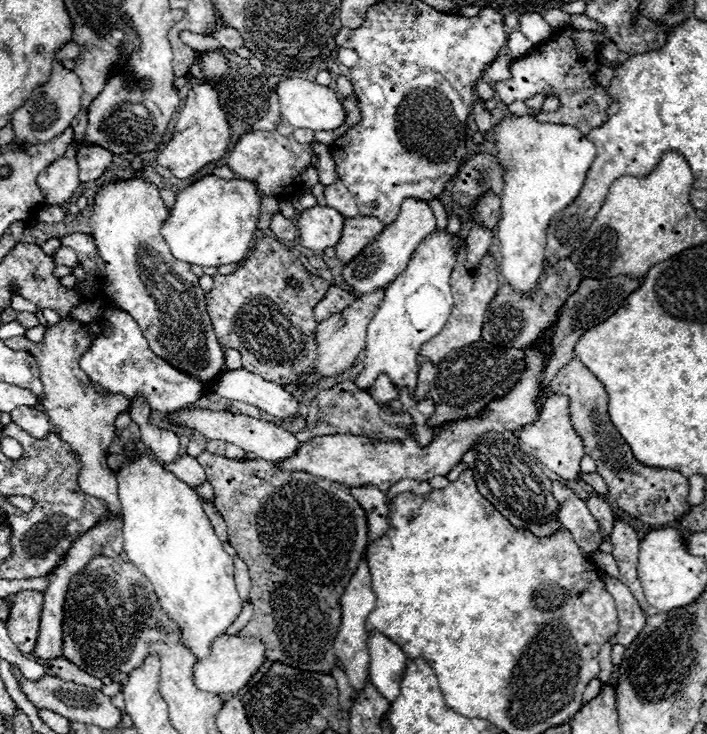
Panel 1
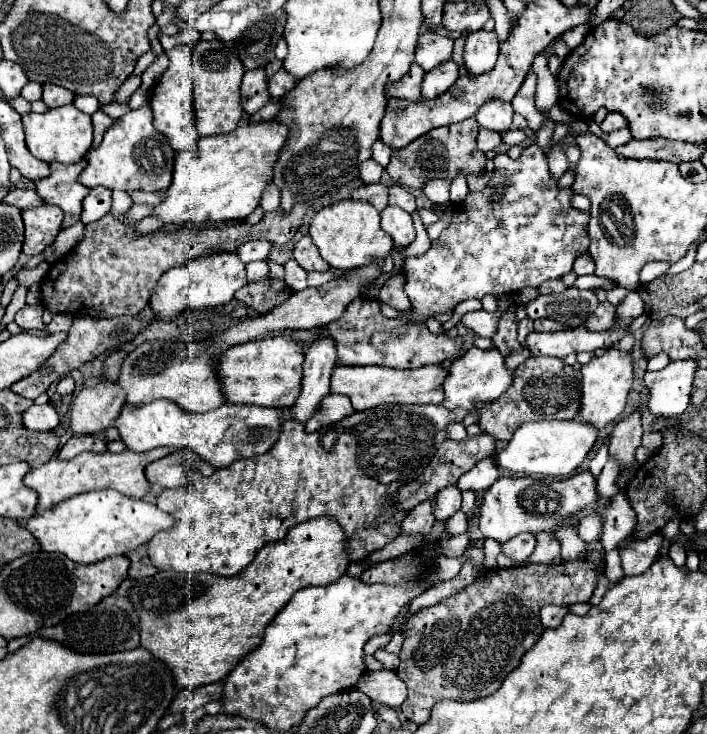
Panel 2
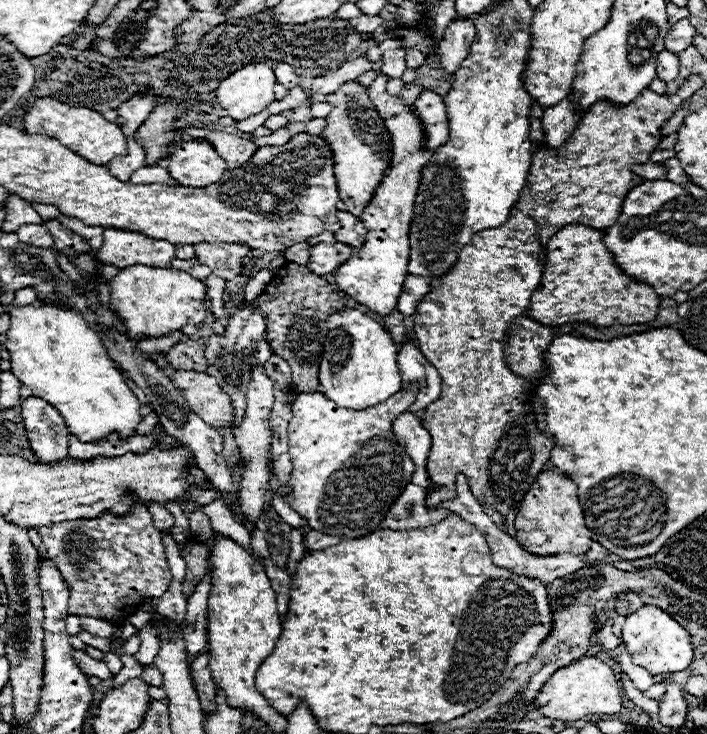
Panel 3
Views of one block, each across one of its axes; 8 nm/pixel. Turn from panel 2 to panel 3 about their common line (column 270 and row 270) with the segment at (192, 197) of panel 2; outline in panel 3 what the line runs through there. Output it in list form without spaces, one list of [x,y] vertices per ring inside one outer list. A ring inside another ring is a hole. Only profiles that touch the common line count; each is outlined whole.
[[[128,266],[122,268],[110,282],[110,310],[120,318],[128,338],[160,338],[172,330],[180,330],[186,324],[200,324],[206,318],[204,298],[206,284],[192,278],[188,272],[174,268],[150,268]]]

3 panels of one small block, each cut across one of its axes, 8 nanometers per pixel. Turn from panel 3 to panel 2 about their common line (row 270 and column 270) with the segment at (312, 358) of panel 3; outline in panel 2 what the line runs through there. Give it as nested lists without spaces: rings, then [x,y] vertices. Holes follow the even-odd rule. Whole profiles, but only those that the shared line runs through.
[[[264,278],[258,282],[248,282],[236,292],[236,300],[248,308],[252,308],[258,314],[266,314],[278,304],[286,302],[294,290],[284,282],[276,278]]]

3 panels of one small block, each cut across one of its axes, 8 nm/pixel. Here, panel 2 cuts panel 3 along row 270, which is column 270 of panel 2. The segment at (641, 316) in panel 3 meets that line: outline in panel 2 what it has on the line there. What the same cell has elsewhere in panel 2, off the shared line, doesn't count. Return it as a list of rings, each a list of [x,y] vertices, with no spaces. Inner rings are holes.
[[[318,516],[290,528],[282,540],[262,546],[258,556],[248,564],[248,568],[238,572],[238,576],[222,578],[210,572],[178,574],[168,570],[146,580],[136,580],[130,600],[140,614],[140,646],[166,662],[180,688],[198,688],[218,682],[226,678],[230,670],[234,670],[234,666],[238,666],[238,662],[262,642],[266,626],[274,620],[280,608],[290,602],[294,592],[308,586],[328,586],[346,572],[350,564],[346,544],[348,536],[342,532],[342,526],[336,520],[330,520],[330,516]]]

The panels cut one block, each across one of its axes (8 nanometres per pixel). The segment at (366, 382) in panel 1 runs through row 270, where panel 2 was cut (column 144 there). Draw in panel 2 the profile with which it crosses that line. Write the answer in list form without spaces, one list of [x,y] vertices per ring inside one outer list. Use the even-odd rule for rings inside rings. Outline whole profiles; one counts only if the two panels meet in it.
[[[154,400],[138,408],[134,408],[132,404],[124,404],[114,426],[118,428],[120,440],[126,444],[128,450],[146,452],[158,446],[190,448],[198,452],[204,460],[208,460],[212,466],[226,468],[238,458],[252,458],[256,454],[268,452],[278,440],[282,420],[284,412],[278,408],[224,404],[222,408],[196,414],[182,410],[182,406],[170,400]]]

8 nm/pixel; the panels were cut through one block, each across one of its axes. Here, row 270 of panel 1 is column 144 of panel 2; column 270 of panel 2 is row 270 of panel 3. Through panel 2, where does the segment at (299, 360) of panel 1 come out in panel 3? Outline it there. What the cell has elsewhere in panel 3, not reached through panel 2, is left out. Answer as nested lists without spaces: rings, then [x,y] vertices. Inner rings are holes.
[[[200,242],[194,246],[196,250],[196,260],[200,264],[206,264],[216,276],[224,280],[234,280],[242,268],[244,256],[250,256],[250,248],[242,244],[210,244],[210,242]]]

